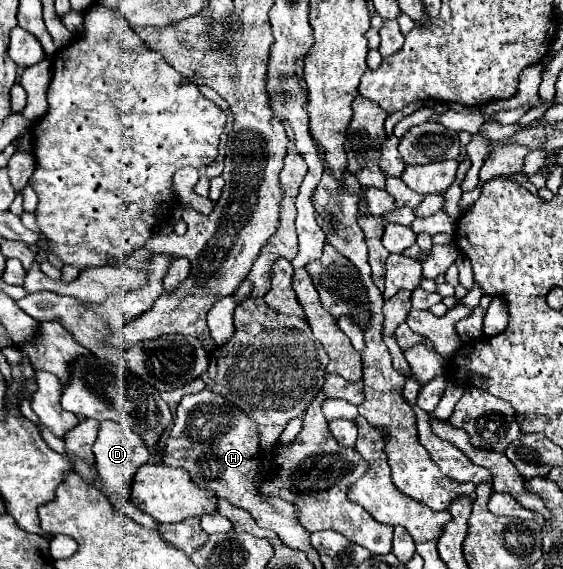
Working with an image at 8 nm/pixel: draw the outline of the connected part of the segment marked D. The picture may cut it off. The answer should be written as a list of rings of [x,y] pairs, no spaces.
[[[112,420],[100,422],[98,436],[94,442],[94,456],[96,456],[96,470],[102,480],[102,490],[106,492],[106,496],[118,496],[120,500],[130,500],[132,478],[134,478],[136,470],[150,460],[150,452],[146,450],[140,436],[136,436],[132,430],[120,426]]]

